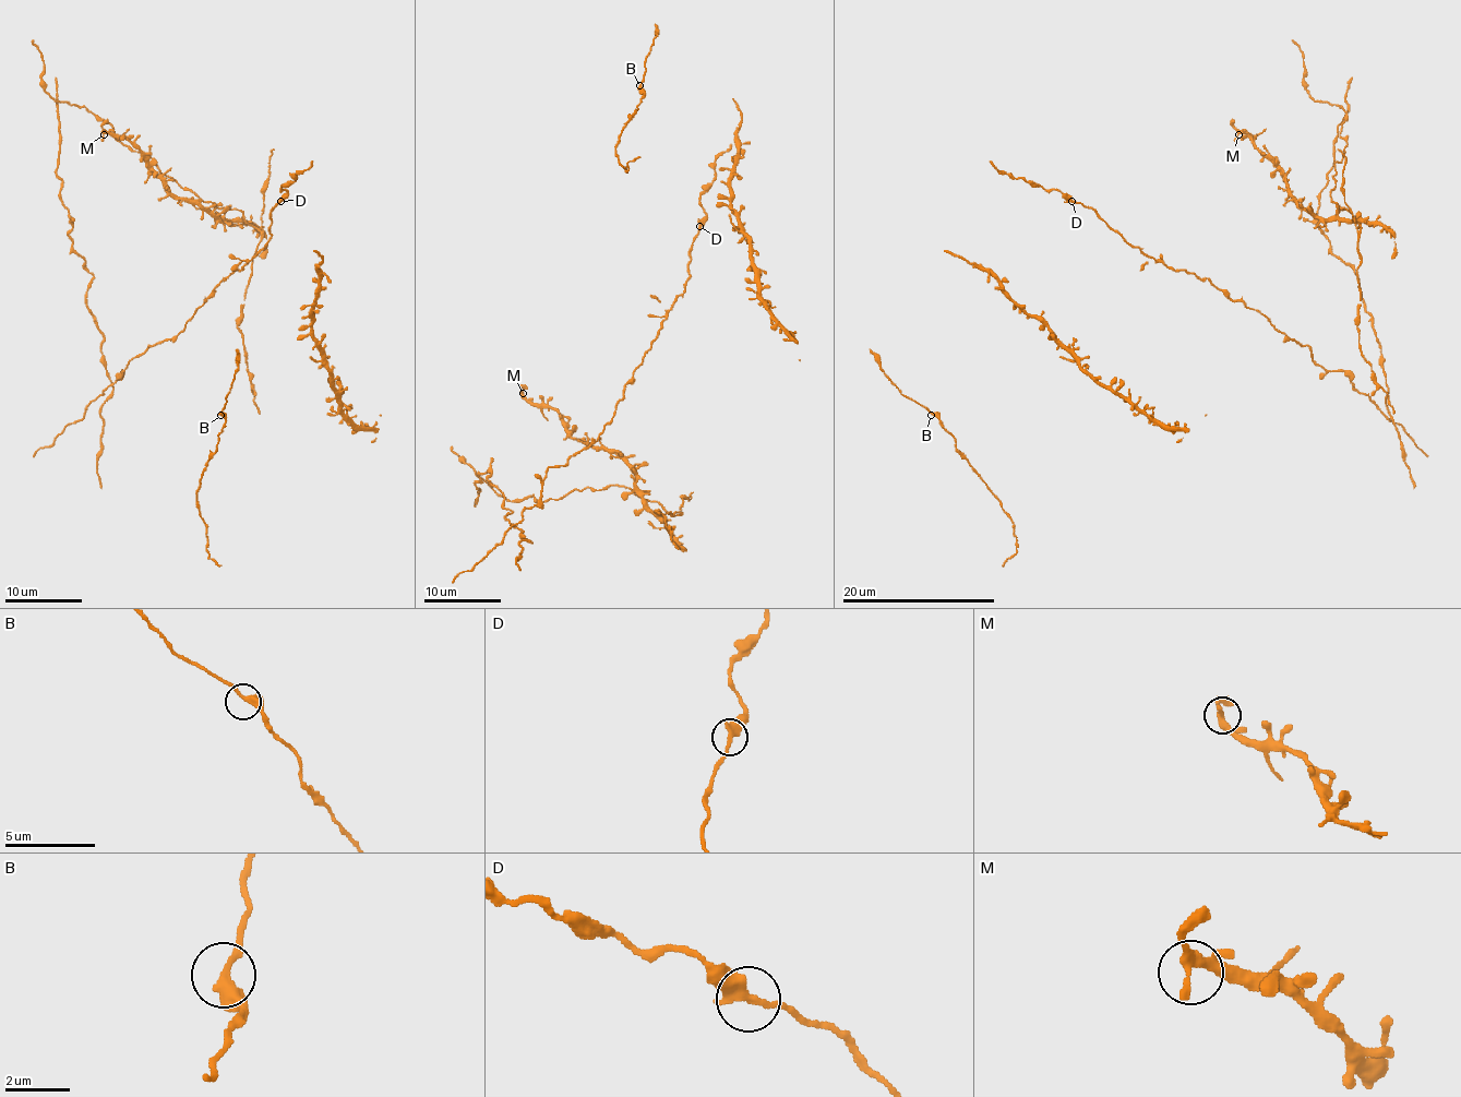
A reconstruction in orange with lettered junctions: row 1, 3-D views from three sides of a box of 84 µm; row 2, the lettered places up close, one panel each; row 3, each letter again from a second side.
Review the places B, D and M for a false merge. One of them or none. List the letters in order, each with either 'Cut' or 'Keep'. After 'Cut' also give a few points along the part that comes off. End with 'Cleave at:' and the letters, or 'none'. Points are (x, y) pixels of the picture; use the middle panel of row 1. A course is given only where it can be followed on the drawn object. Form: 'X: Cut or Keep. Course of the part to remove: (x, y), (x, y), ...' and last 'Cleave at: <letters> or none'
B: Keep
D: Keep
M: Keep
Cleave at: none

